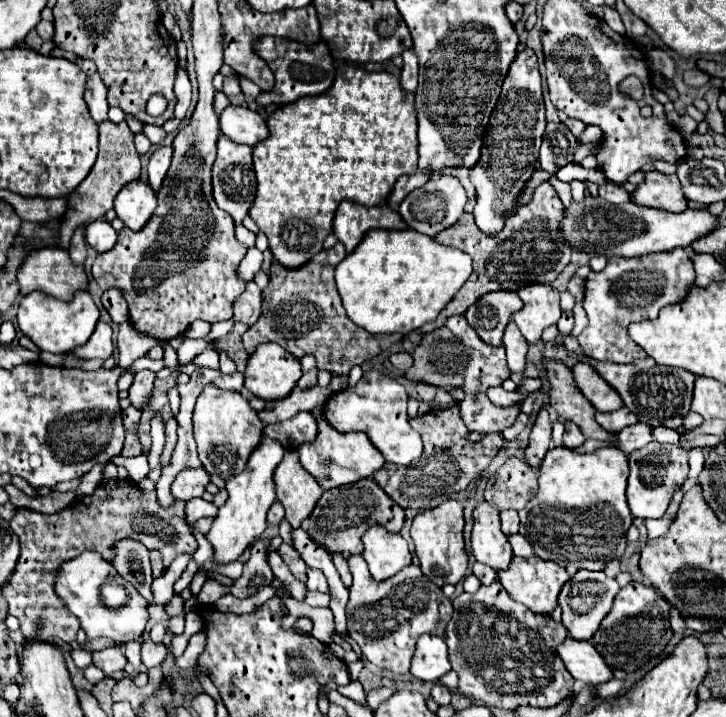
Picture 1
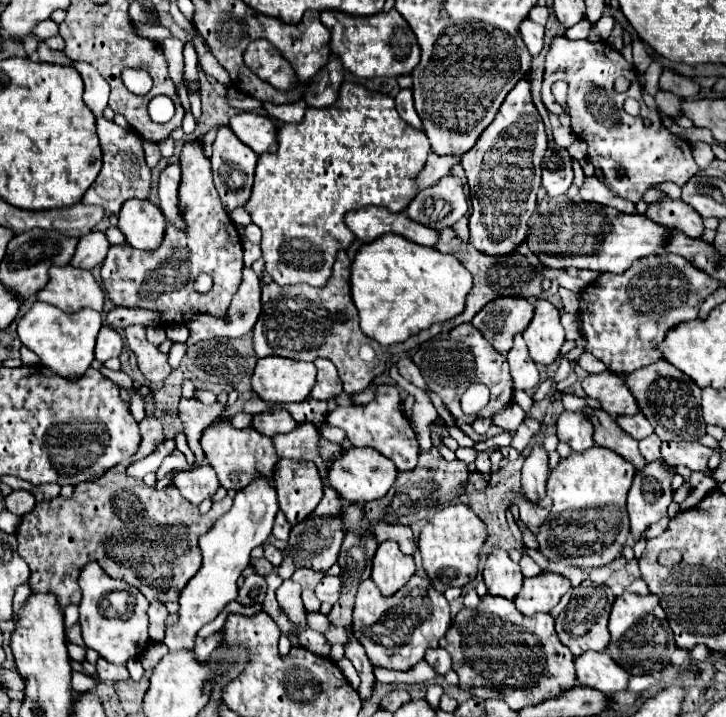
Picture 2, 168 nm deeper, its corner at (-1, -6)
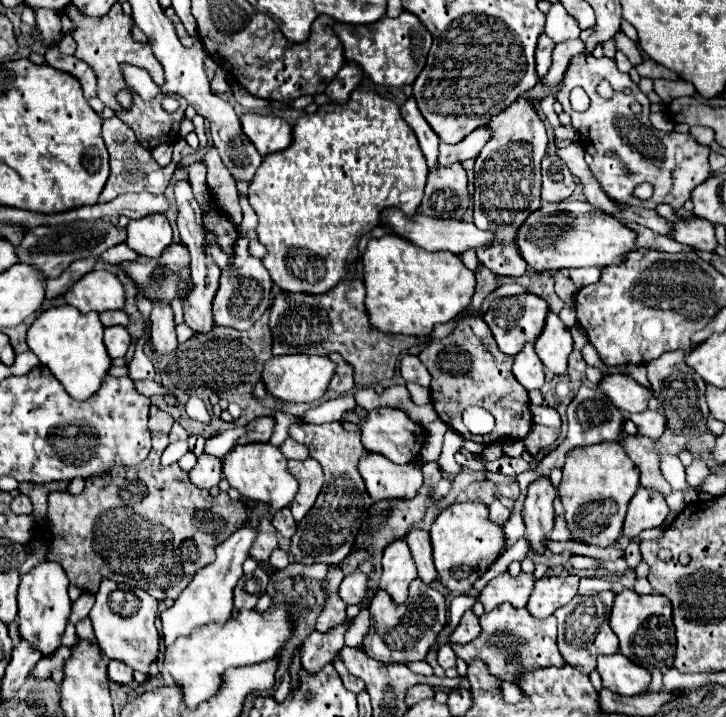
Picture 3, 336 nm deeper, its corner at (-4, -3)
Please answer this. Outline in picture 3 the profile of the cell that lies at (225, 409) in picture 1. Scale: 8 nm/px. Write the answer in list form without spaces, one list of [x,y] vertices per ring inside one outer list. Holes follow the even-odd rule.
[[[235,444],[223,458],[223,474],[231,488],[253,502],[271,504],[271,514],[291,504],[297,492],[297,480],[289,476],[287,458],[273,444]]]

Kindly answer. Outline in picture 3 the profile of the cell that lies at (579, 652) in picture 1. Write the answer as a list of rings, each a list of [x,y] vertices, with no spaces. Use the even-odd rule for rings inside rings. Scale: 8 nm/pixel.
[[[619,652],[613,656],[597,656],[597,672],[605,688],[623,696],[643,694],[651,682],[651,674],[645,668],[633,664]]]

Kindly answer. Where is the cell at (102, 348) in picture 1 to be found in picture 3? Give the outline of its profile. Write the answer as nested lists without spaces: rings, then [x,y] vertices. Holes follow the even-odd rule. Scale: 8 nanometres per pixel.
[[[123,326],[105,328],[105,348],[111,358],[123,358],[129,344],[131,344],[131,338],[129,338],[127,328]]]

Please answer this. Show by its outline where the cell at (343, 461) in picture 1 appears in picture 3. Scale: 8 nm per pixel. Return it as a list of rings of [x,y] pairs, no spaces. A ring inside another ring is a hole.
[[[369,452],[359,460],[357,470],[365,480],[365,488],[373,502],[391,498],[413,498],[423,484],[421,464],[393,464],[389,458]]]

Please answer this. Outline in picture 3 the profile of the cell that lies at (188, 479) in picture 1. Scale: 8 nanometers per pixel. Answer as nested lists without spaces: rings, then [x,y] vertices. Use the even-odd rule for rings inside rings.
[[[203,454],[195,468],[189,472],[189,478],[191,482],[197,486],[197,488],[203,488],[203,490],[211,490],[213,486],[219,484],[221,480],[221,460],[217,456],[209,456],[209,454]]]

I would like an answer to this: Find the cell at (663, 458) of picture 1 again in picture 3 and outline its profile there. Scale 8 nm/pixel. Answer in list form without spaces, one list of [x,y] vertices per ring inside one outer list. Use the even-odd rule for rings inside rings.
[[[639,486],[633,500],[629,502],[629,512],[625,518],[623,534],[627,538],[635,538],[645,528],[661,526],[667,514],[669,514],[669,506],[665,502],[665,496],[645,486]]]

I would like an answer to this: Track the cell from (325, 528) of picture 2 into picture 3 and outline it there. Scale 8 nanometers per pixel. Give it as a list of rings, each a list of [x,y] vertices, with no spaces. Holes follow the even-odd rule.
[[[329,422],[329,424],[301,424],[291,426],[289,436],[293,436],[297,442],[305,444],[311,452],[311,458],[315,458],[325,472],[325,484],[323,490],[315,502],[315,506],[309,510],[305,520],[299,522],[295,536],[291,538],[289,552],[299,564],[339,564],[353,546],[353,538],[359,532],[361,520],[365,520],[369,508],[373,506],[363,480],[359,478],[359,472],[355,470],[357,460],[367,454],[359,440],[359,432],[345,432],[341,422]],[[351,468],[351,470],[347,470]],[[319,504],[323,504],[323,510],[317,510]],[[341,516],[341,518],[339,518]],[[309,532],[309,534],[307,534]],[[303,544],[303,546],[301,546]]]

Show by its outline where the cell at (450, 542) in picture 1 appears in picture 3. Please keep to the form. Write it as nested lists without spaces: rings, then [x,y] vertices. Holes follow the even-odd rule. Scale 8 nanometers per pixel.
[[[463,502],[451,504],[445,508],[431,526],[431,546],[433,546],[433,562],[439,574],[441,584],[447,590],[455,592],[469,592],[475,580],[481,578],[481,560],[483,560],[483,574],[487,566],[497,558],[497,554],[505,546],[503,530],[489,520],[489,510],[481,502]]]

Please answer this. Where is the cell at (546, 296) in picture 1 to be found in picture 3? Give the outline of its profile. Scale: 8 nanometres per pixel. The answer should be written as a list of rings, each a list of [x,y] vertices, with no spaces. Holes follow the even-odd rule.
[[[549,312],[541,336],[535,340],[535,352],[553,374],[567,372],[567,356],[573,350],[573,338],[555,312]]]

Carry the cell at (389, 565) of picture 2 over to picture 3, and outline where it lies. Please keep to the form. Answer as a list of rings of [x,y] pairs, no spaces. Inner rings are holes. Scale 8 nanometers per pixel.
[[[395,540],[383,550],[383,576],[379,588],[385,590],[397,604],[403,604],[411,580],[417,578],[417,568],[405,540]]]

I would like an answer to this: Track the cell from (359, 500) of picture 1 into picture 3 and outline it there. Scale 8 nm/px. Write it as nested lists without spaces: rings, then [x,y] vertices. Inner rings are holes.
[[[413,528],[413,530],[409,530],[409,534],[407,534],[405,540],[409,544],[409,550],[413,552],[413,560],[417,564],[419,578],[423,582],[431,584],[437,578],[437,572],[435,572],[433,560],[431,560],[431,540],[429,540],[429,532]]]

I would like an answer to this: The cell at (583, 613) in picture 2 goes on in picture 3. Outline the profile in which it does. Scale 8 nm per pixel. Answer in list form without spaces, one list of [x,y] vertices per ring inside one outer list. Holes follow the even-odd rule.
[[[579,604],[569,616],[567,616],[567,606],[557,608],[555,618],[557,618],[557,624],[559,624],[557,644],[559,644],[559,650],[561,650],[561,656],[567,660],[567,664],[575,666],[579,672],[583,672],[583,674],[593,672],[595,670],[595,660],[597,660],[599,654],[615,654],[617,652],[619,640],[611,632],[607,612],[605,614],[595,614],[595,616],[585,616],[583,614],[583,604]]]

